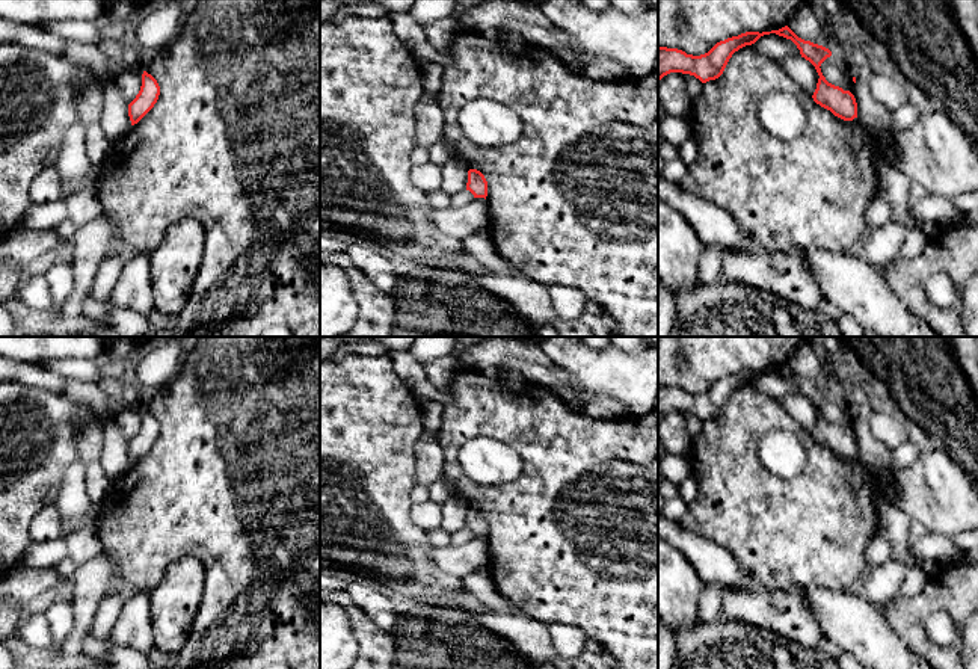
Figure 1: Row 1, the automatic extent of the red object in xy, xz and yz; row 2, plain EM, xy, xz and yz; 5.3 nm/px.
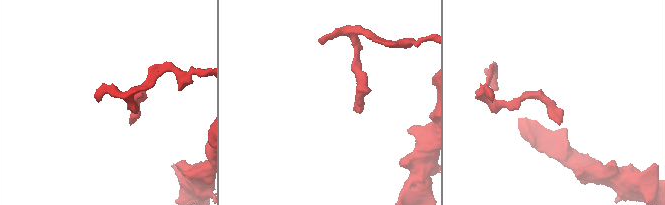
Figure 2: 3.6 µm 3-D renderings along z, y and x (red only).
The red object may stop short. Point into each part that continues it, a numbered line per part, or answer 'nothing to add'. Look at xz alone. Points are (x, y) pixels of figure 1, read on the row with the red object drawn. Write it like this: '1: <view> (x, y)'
nothing to add

